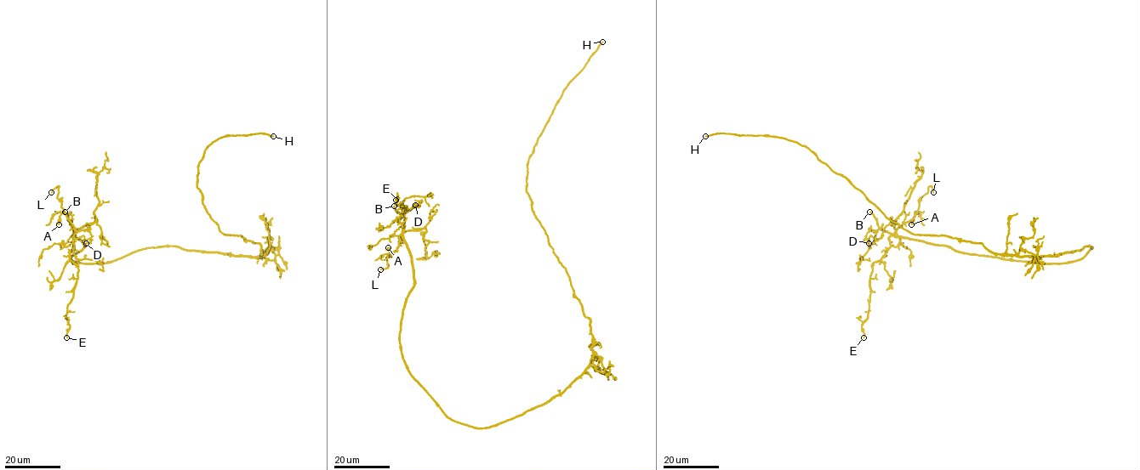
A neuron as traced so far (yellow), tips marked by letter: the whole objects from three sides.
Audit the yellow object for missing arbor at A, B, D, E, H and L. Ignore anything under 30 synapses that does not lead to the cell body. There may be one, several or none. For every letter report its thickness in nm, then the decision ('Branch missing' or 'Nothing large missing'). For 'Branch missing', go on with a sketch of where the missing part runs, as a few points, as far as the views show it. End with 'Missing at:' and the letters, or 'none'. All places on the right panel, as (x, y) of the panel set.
A: Thickness 190 nm. Nothing large missing
B: Thickness 240 nm. Branch missing. Course of what is missing: (869, 212), (830, 184), (829, 173), (832, 95)
D: Thickness 150 nm. Nothing large missing
E: Thickness 130 nm. Nothing large missing
H: Thickness 180 nm. Branch missing
L: Thickness 100 nm. Nothing large missing
Missing at: B, H

